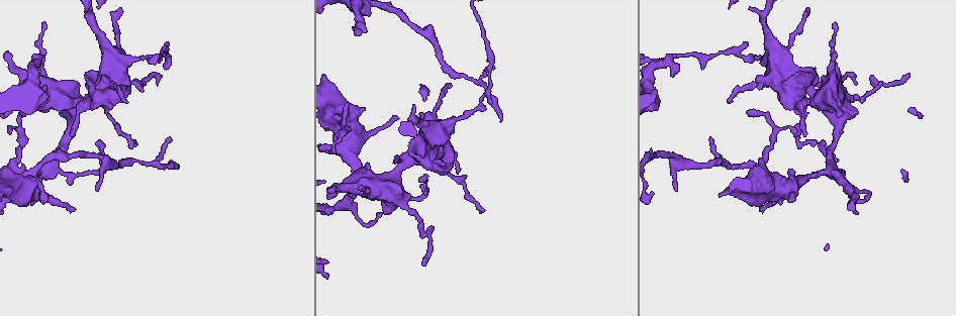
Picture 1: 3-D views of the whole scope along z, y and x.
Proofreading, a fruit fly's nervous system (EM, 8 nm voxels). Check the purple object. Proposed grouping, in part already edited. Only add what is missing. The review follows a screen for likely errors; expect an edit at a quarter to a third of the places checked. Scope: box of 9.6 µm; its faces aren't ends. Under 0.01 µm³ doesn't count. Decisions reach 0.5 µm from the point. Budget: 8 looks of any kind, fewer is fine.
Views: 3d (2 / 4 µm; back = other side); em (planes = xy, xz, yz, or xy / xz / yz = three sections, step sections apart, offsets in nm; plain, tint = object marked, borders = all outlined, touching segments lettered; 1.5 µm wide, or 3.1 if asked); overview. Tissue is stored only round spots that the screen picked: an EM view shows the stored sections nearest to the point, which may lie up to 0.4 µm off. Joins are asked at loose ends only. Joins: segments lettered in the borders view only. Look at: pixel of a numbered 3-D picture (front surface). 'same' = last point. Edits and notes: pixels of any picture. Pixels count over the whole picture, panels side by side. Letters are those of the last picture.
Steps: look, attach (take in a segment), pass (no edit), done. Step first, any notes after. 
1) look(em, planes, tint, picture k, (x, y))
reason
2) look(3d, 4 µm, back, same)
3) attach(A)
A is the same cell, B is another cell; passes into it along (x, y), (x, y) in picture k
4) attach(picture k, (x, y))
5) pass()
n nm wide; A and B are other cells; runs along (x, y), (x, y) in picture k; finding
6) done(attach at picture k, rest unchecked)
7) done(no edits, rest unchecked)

look(3d, 2 µm, picture 1, (423, 266))
thin end

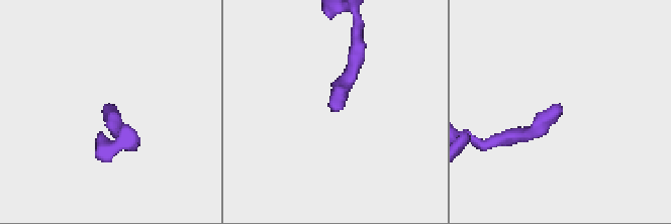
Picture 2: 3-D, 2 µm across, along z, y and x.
look(em, planes, tint, picture 2, (338, 110))
now the EM

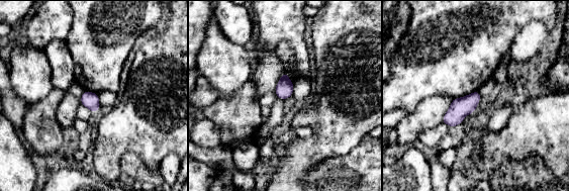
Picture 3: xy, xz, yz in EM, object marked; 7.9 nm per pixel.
look(em, planes, borders, same)

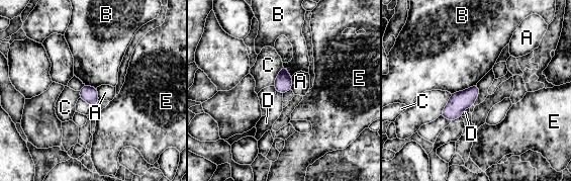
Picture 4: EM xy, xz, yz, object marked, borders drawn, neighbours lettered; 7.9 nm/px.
pass()
130 nm wide; A, B, C, D and E are other cells; border along (440, 115), (451, 121) in picture 4; none of them fits

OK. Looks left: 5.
look(3d, 4 µm, back, picture 1, (805, 136))
branch stops here

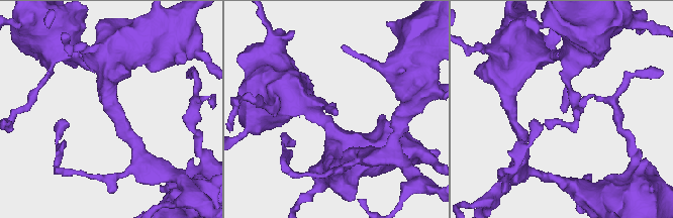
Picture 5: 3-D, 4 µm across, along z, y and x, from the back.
look(em, xy, step 8, borders, picture 5, (337, 114))

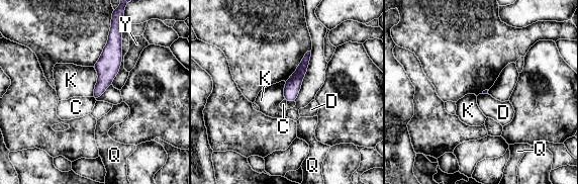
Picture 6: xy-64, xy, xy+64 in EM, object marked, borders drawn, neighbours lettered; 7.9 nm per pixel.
look(em, planes, borders, same)

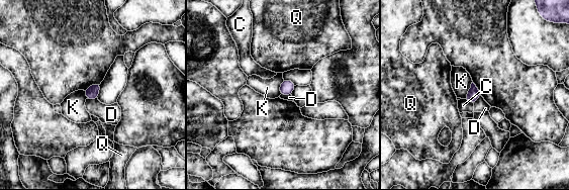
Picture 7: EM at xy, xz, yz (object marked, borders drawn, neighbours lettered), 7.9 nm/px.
pass()
100 nm wide; C, D, K and Q are other cells; border along (87, 98), (97, 99) in picture 7; no lettered segment goes on from it

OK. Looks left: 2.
look(em, yz, step 4, borders, picture 1, (762, 212))
tapers out

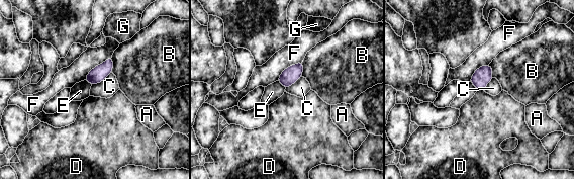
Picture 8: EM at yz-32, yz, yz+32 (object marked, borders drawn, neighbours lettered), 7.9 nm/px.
pass()
F touches over 300 nm; A, B, C, D, E, F and G are other cells; border along (111, 72), (100, 82), (92, 85) in picture 8; no lettered segment goes on from it

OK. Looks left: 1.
done(no edits, rest unchecked)

